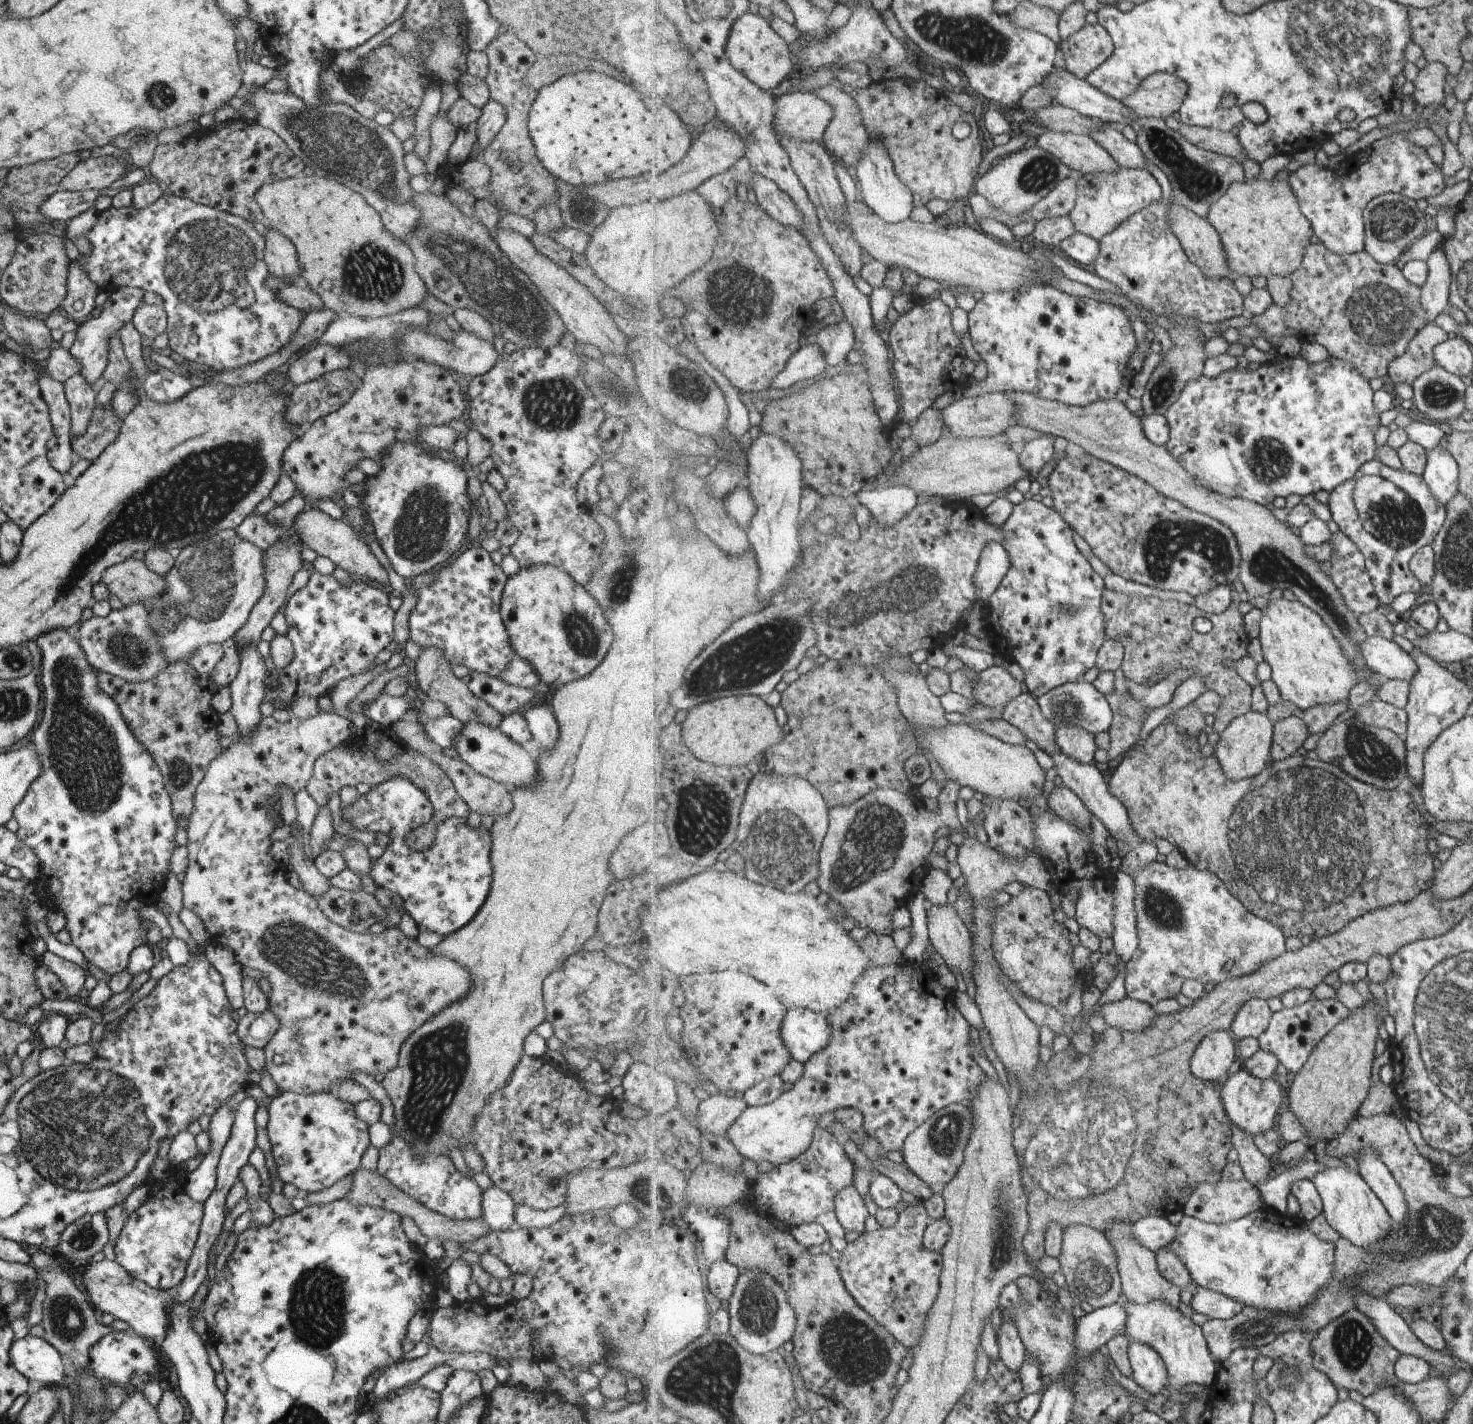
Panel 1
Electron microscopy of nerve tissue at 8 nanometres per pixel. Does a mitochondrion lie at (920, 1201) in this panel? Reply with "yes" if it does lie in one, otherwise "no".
no

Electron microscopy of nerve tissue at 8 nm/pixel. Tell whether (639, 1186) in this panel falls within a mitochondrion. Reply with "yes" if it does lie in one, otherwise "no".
yes

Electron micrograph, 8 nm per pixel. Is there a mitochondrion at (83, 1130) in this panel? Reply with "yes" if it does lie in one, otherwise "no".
yes

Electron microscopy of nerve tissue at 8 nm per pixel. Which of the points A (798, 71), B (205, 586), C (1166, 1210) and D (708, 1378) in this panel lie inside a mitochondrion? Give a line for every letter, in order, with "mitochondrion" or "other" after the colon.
A: other
B: mitochondrion
C: other
D: mitochondrion

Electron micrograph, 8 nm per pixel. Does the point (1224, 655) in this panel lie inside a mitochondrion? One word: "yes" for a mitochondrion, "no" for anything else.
no

